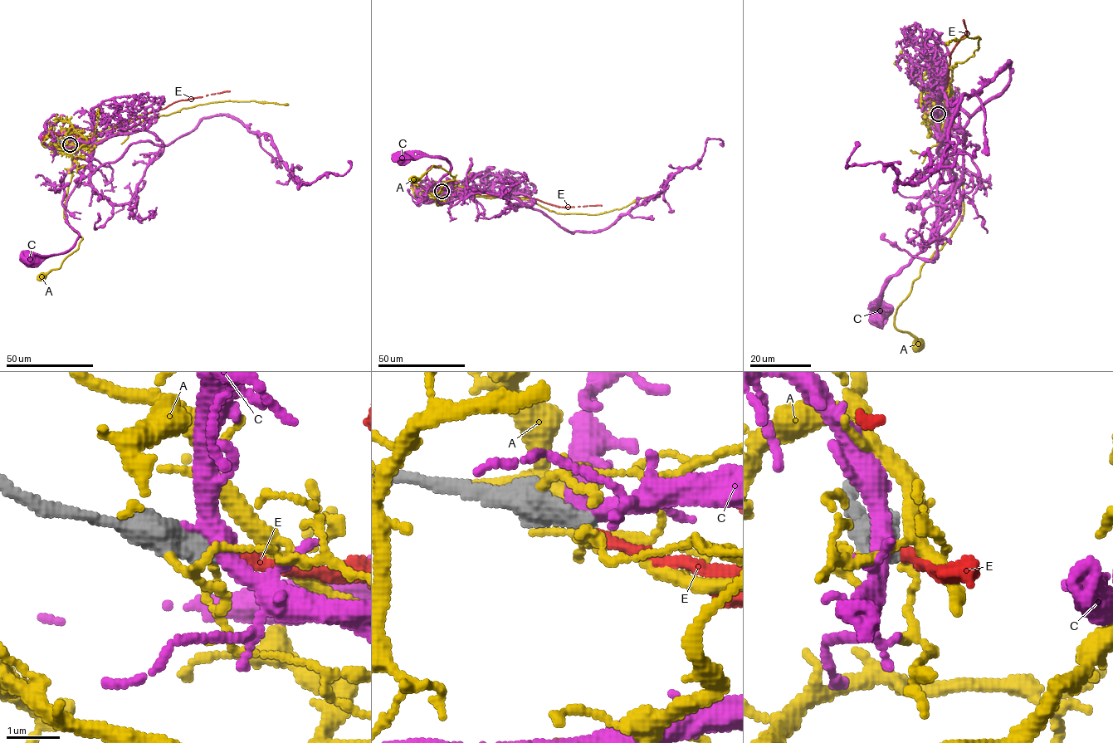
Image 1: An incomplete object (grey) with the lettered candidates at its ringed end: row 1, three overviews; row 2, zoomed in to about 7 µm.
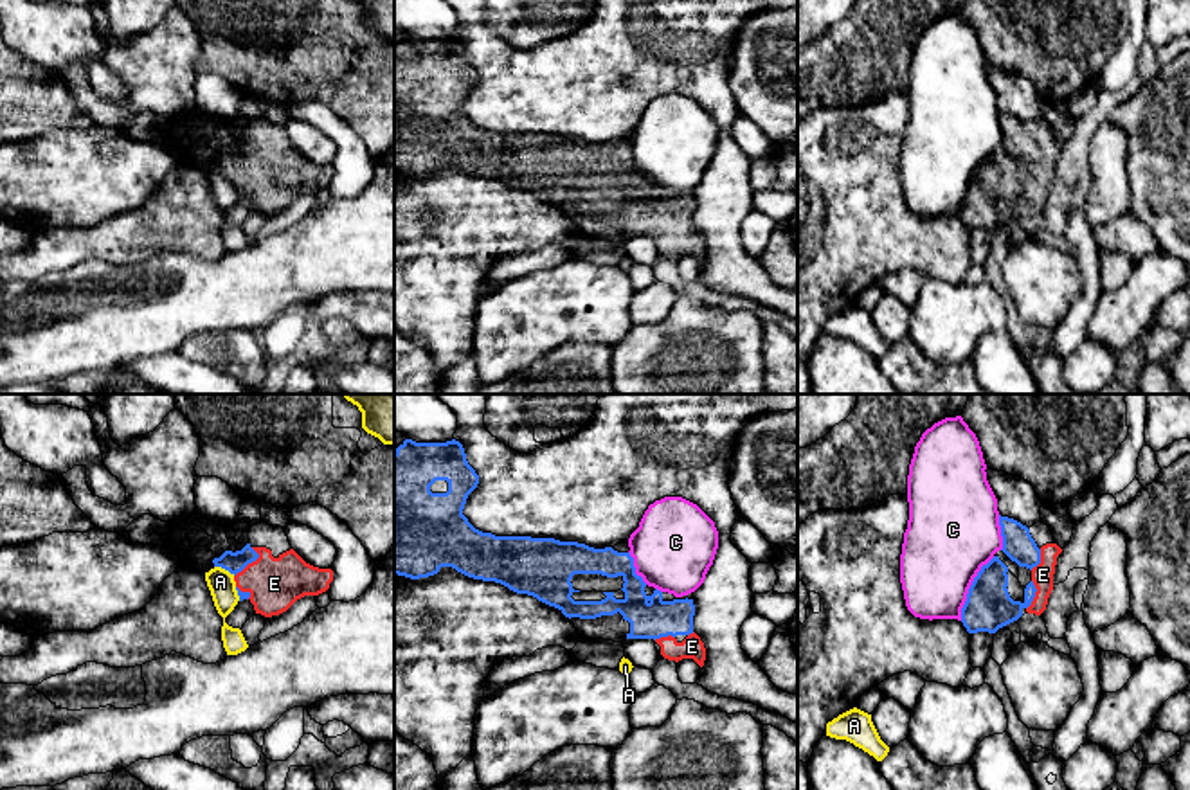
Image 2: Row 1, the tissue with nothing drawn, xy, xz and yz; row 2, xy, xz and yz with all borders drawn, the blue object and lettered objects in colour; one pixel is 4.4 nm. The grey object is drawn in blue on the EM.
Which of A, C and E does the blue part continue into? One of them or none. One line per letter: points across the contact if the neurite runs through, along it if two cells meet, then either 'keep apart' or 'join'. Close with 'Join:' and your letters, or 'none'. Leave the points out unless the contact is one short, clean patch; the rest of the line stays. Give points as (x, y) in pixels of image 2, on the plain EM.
A: border xy (215, 162), (234, 171); keep apart
C: keep apart
E: way xy (234, 159), (251, 159), (274, 180); join
Join: E

